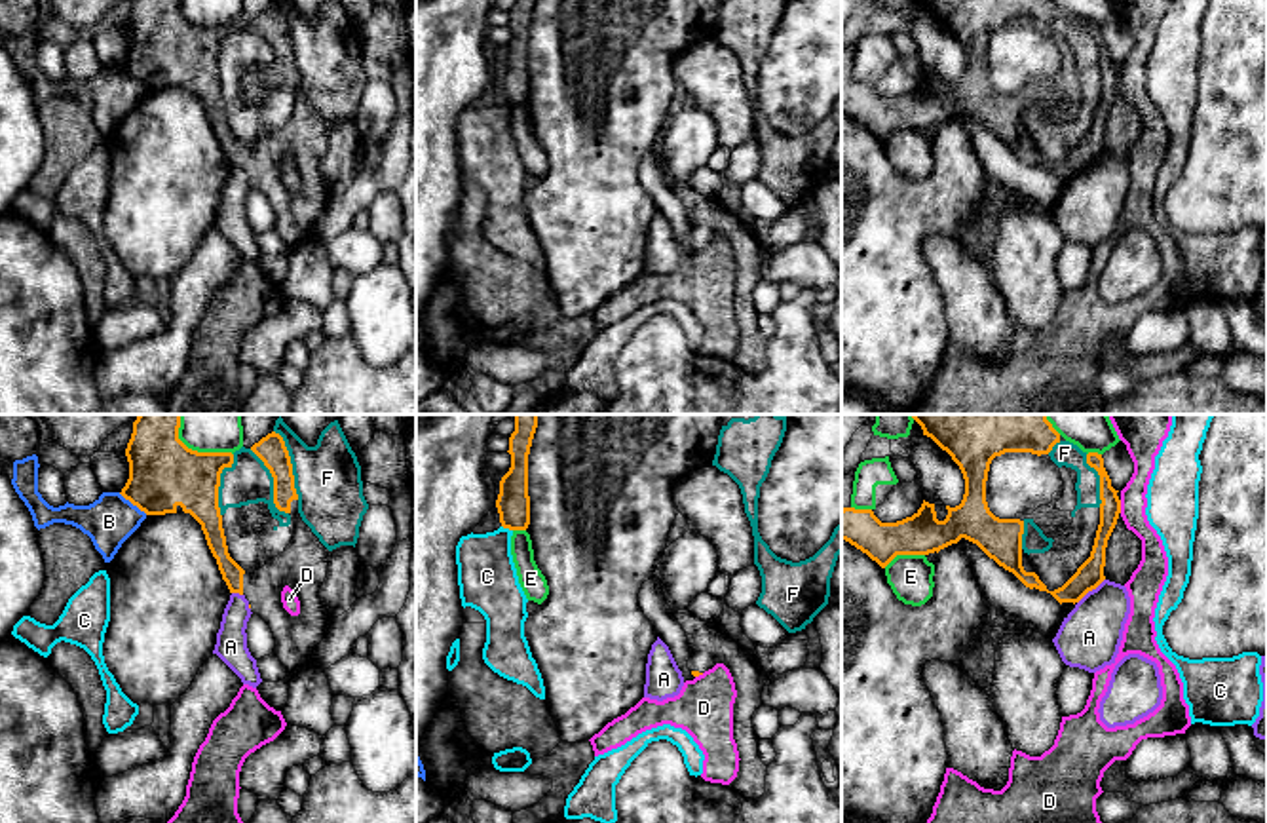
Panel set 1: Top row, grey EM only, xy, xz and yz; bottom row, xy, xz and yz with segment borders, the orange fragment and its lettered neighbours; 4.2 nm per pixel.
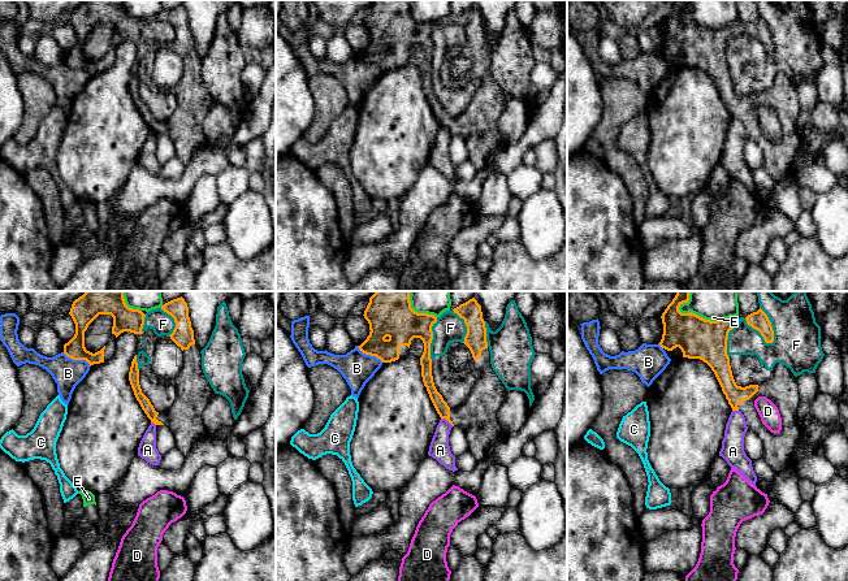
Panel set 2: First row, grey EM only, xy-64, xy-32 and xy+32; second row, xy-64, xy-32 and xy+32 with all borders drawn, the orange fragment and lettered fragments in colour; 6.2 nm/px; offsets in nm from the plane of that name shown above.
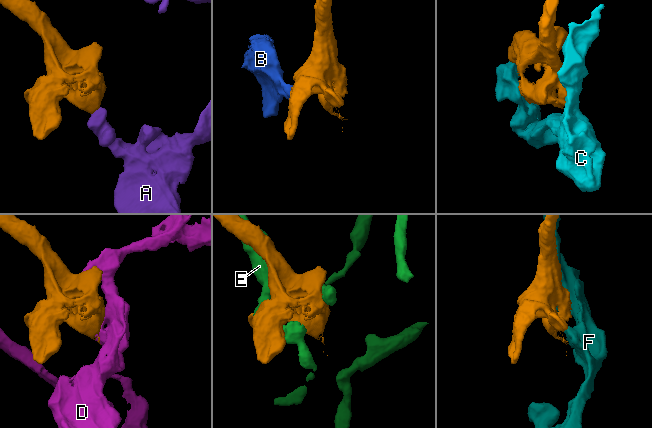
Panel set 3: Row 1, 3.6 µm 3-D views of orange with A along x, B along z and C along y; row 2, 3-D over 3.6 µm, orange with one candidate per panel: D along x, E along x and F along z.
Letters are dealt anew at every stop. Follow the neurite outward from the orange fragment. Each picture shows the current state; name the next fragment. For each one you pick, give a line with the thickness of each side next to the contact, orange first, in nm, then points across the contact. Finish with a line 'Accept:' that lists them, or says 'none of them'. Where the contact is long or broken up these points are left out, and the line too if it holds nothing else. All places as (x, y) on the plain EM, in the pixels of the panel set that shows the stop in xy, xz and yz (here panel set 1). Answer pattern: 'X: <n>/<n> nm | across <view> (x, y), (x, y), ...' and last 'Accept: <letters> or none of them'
Accept: none of them

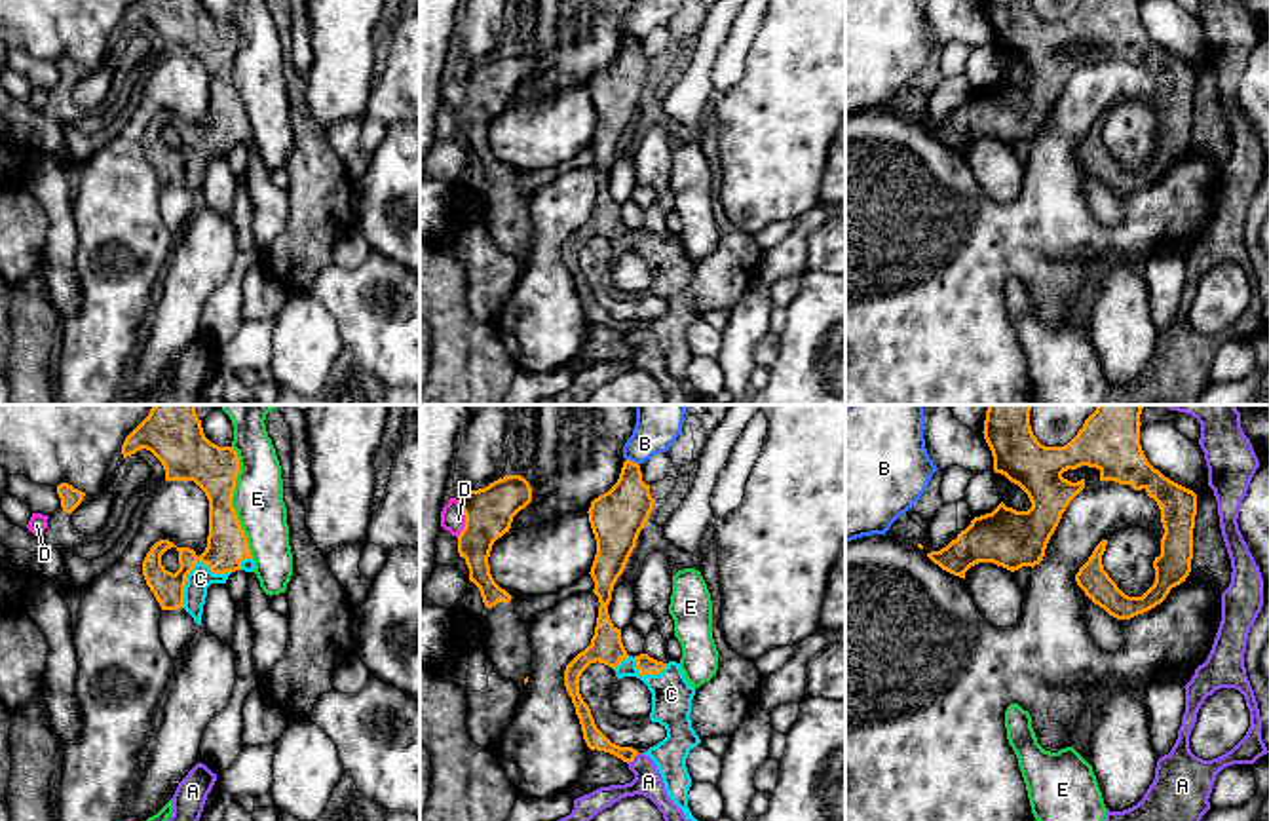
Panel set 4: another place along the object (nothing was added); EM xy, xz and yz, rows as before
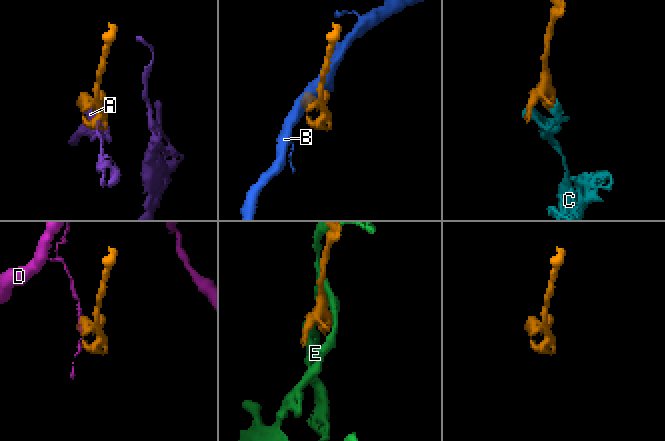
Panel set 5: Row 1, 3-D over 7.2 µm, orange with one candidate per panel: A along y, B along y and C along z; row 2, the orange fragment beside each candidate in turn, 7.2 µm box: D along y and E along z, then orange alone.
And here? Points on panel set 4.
C: 180/100 nm
Accept: C

